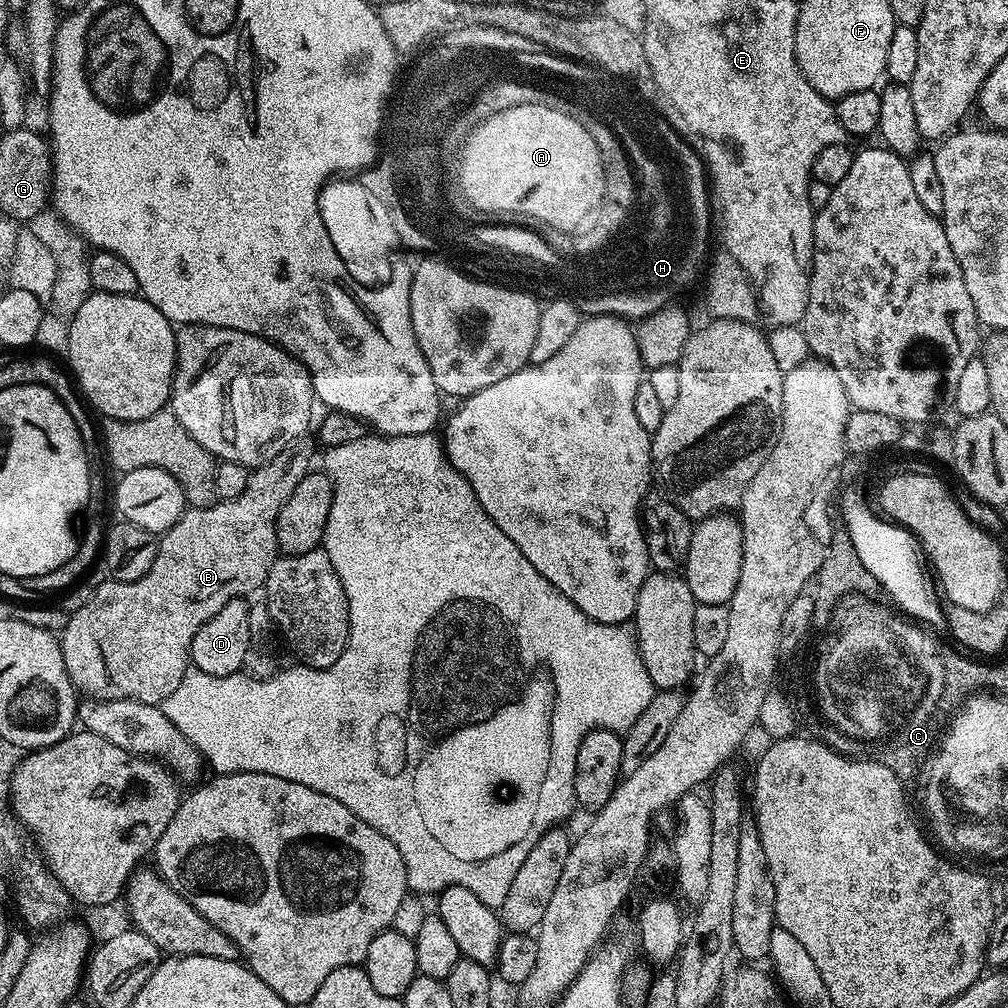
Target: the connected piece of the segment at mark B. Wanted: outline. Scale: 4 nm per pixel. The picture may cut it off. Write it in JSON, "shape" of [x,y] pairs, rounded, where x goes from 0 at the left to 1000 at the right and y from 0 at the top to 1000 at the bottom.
{"shape":[[[298,438],[293,443],[287,442],[283,444],[267,460],[261,460],[259,464],[253,465],[247,471],[244,486],[240,486],[240,490],[236,490],[236,494],[218,496],[213,500],[209,500],[206,504],[188,503],[184,507],[182,514],[170,526],[158,533],[157,539],[159,545],[153,554],[153,562],[149,562],[147,568],[133,577],[104,574],[102,576],[103,579],[96,581],[95,588],[76,607],[72,611],[68,610],[66,612],[62,624],[62,630],[59,632],[59,637],[60,644],[63,650],[63,656],[65,657],[67,671],[71,674],[71,678],[75,680],[76,684],[83,686],[84,683],[87,686],[86,689],[88,691],[100,694],[136,694],[142,698],[153,698],[156,700],[162,699],[163,694],[169,692],[169,688],[173,688],[173,685],[177,685],[177,677],[181,677],[181,673],[186,669],[188,662],[192,629],[196,629],[196,625],[200,620],[208,617],[229,595],[249,592],[249,587],[254,587],[257,583],[259,586],[263,582],[270,560],[274,557],[276,551],[276,541],[274,538],[276,510],[280,506],[280,502],[284,502],[284,494],[288,494],[288,490],[292,490],[292,486],[296,483],[296,478],[300,478],[302,471],[308,467],[306,451],[309,450],[310,444],[308,441],[302,439]]]}

